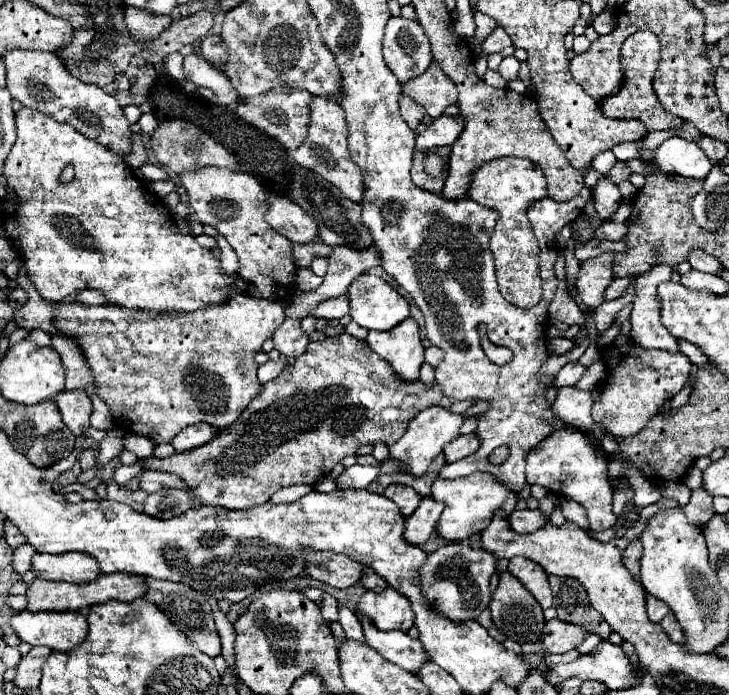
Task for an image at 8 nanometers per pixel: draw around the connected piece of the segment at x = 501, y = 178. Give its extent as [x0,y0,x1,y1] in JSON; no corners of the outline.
[470,158,546,308]

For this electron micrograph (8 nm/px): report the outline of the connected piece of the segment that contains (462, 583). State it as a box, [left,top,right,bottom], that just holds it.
[420,544,496,624]

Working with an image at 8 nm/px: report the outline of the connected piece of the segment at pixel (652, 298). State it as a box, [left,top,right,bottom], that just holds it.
[630,264,678,352]

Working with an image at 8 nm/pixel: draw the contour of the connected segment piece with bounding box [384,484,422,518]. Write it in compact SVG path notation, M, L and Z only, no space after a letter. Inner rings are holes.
M392 484L392 486L388 486L388 488L384 490L384 496L396 502L396 506L400 508L400 514L402 514L404 518L410 516L410 514L418 508L418 504L420 504L420 500L422 500L422 496L414 492L414 488L402 486L402 484Z

